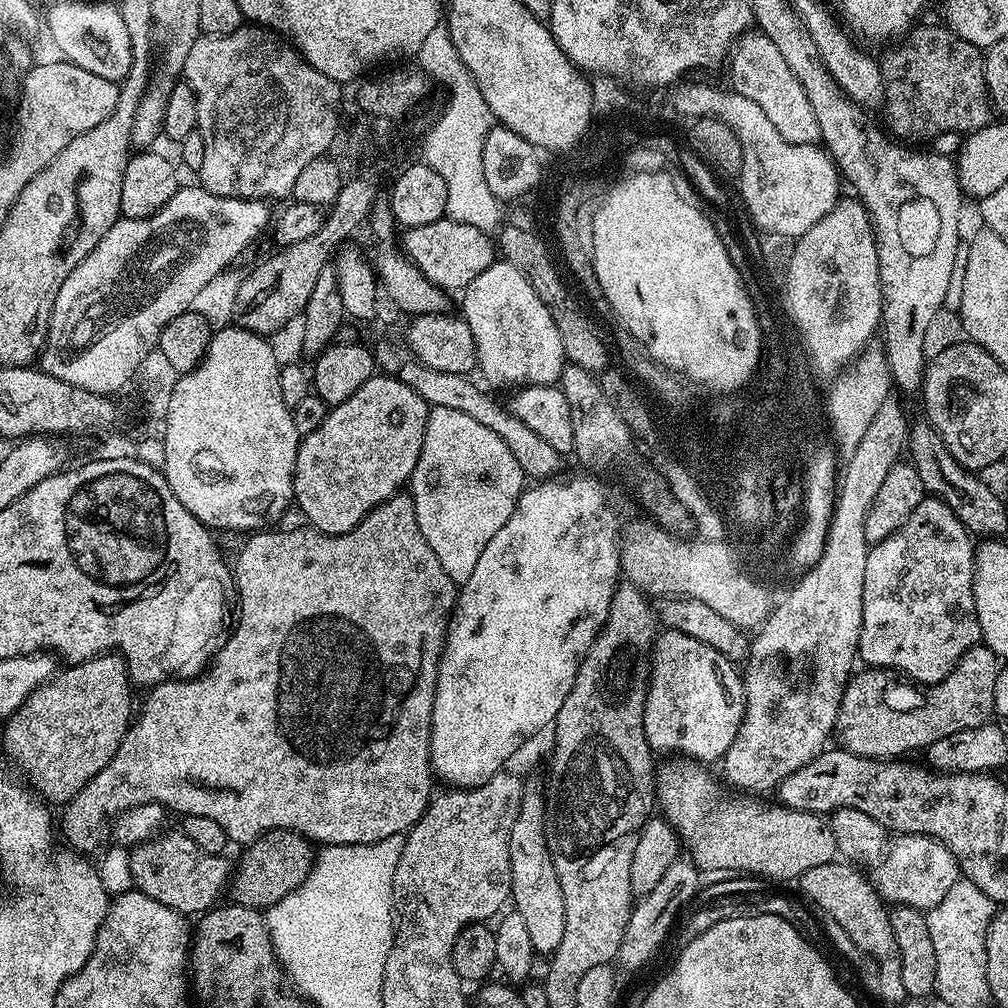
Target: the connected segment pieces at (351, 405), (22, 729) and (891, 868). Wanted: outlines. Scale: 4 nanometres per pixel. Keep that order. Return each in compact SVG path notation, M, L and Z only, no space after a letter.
M373 374L346 402L335 405L328 416L310 435L300 441L296 455L292 498L295 507L305 516L307 523L320 532L331 536L346 534L354 530L379 504L397 495L400 488L409 483L412 471L422 450L422 438L426 434L428 403L406 382L396 380L387 374Z
M95 656L65 669L65 672L64 669L57 671L52 679L38 686L38 690L34 690L34 694L30 694L30 698L22 702L20 709L13 716L7 717L5 724L8 725L4 728L3 751L7 752L9 761L22 773L23 779L48 802L73 800L78 790L82 790L82 786L86 786L86 782L90 782L90 778L94 778L94 774L98 774L98 770L102 770L102 766L106 766L110 758L114 758L134 716L134 685L123 656Z
M907 834L897 835L894 842L889 843L883 860L875 865L870 872L870 879L876 886L876 892L889 905L905 904L921 910L929 910L938 906L949 893L950 888L957 880L961 879L961 876L960 863L956 861L956 855L942 841L935 840L932 836L910 836Z

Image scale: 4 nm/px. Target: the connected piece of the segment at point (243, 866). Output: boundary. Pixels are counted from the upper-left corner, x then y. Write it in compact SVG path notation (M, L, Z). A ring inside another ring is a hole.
M272 828L241 852L244 853L240 856L240 865L235 865L234 875L230 880L231 899L242 906L267 910L282 902L286 894L298 890L302 882L306 882L312 869L314 844L299 832Z

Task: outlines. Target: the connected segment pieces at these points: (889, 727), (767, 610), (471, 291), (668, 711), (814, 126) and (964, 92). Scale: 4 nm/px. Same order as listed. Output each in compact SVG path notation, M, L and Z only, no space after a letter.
M983 646L971 648L943 682L925 688L897 678L887 668L865 667L853 675L842 694L835 739L856 756L883 762L900 758L911 748L926 750L938 738L958 730L981 728L994 716L994 686L998 686L1001 667L998 657Z
M655 522L648 524L634 525L632 533L623 537L620 570L627 583L652 598L697 599L743 630L759 629L768 619L774 607L774 596L772 600L767 586L755 580L757 577L740 563L737 549L732 549L724 540L717 543L701 538L679 540L676 537L679 535L669 529Z
M503 258L497 259L463 289L463 296L462 315L470 326L470 334L474 334L476 368L490 383L497 384L500 388L526 388L529 384L555 385L559 381L561 370L566 363L562 334L558 334L551 307L542 302L542 298L536 293L534 286L530 286L522 270L518 270Z
M664 630L656 637L656 642L652 646L650 653L650 671L648 674L648 693L646 694L646 710L644 711L644 733L648 739L648 745L652 748L653 753L672 752L668 754L679 754L681 757L695 760L697 762L709 762L708 760L719 761L726 754L726 750L730 750L730 742L734 742L734 738L738 734L738 726L742 726L742 718L744 717L744 682L741 673L738 671L737 665L730 661L723 654L712 646L706 645L704 642L698 641L689 634Z
M749 30L736 39L726 60L726 69L732 91L746 94L757 106L762 106L766 118L774 122L778 134L786 138L786 142L795 144L815 144L819 141L818 118L814 118L814 109L806 98L806 90L802 90L802 82L794 78L794 70L786 66L786 58L778 51L778 46L770 42L759 30Z
M942 24L938 26L924 26L922 28L917 27L909 33L909 36L901 43L902 46L890 51L886 58L881 59L880 65L882 70L883 82L884 82L884 101L882 105L882 113L886 116L886 128L887 131L897 139L904 142L912 142L908 140L924 140L924 142L931 140L940 133L959 132L961 134L971 134L980 128L984 128L985 125L991 123L992 107L991 100L988 97L988 91L985 86L985 70L984 70L984 57L983 51L978 49L970 42L966 42L965 39L959 38L948 27Z

